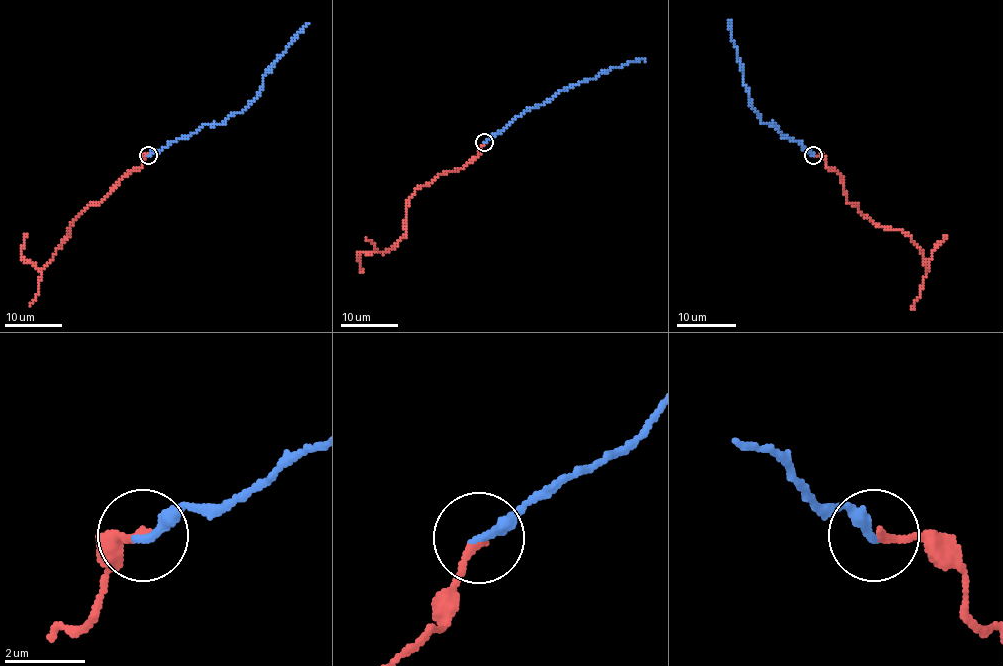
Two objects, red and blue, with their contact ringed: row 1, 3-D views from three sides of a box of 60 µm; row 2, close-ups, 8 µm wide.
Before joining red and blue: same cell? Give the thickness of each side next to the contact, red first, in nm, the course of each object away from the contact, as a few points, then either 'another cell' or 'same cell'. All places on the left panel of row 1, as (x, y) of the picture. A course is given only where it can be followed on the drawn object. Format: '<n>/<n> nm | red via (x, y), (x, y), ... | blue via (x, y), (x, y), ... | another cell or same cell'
200/280 nm | red via (148, 155), (102, 200), (79, 213), (71, 223), (69, 233), (40, 269), (22, 256), (26, 233) | blue via (148, 155), (207, 123), (220, 125), (229, 116), (243, 111), (261, 90), (266, 70), (308, 24) | same cell

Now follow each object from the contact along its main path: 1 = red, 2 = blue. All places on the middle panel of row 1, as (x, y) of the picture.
1: (484, 143), (461, 169), (447, 170), (415, 190), (407, 201), (405, 234), (389, 249), (358, 255), (362, 271)
2: (484, 141), (556, 94), (627, 62), (644, 61)

